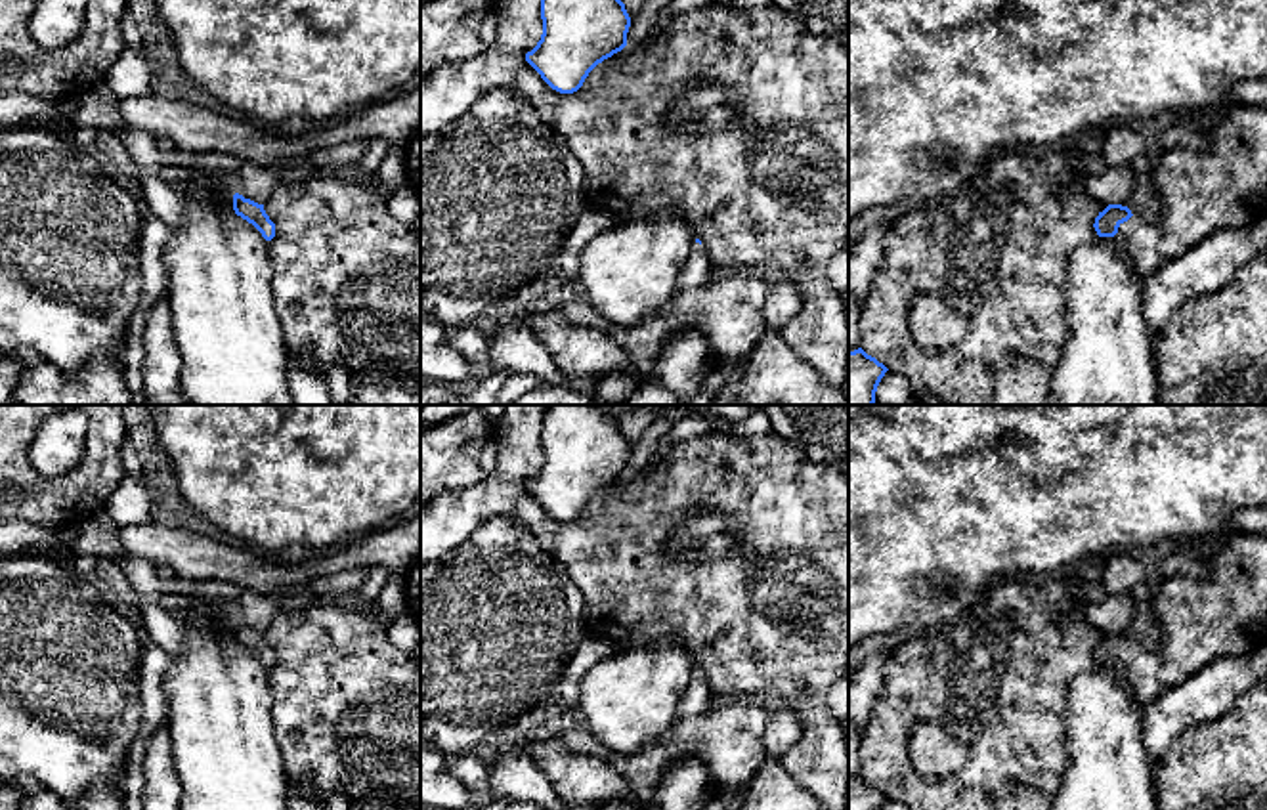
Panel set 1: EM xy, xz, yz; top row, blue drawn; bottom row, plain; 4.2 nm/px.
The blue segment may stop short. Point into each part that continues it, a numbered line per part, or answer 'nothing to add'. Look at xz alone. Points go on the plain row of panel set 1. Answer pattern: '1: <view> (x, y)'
1: xz (696, 700)

